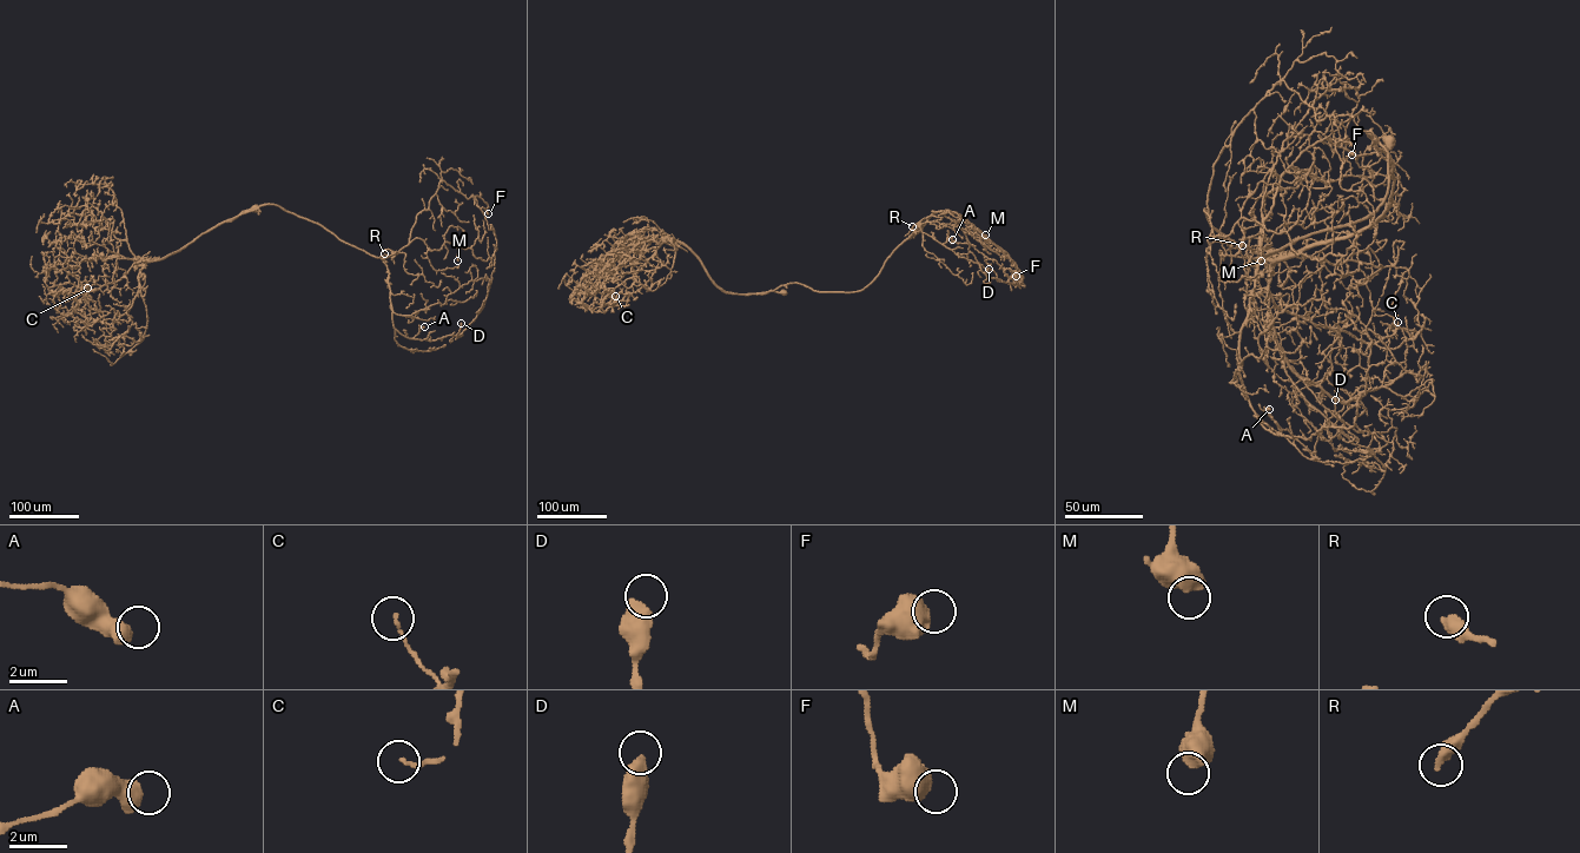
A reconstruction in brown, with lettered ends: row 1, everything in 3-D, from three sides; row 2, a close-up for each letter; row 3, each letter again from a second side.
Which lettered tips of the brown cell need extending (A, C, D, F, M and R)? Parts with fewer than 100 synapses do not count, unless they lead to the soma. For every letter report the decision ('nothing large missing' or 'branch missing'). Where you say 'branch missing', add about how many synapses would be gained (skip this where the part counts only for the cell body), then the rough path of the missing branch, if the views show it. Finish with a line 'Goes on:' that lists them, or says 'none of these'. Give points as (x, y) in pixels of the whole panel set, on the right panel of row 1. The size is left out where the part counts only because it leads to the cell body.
A: nothing large missing
C: nothing large missing
D: nothing large missing
F: nothing large missing
M: nothing large missing
R: nothing large missing
Goes on: none of these

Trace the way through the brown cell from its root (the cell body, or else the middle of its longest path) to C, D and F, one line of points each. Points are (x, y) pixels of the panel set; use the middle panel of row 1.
C: (784, 292), (726, 292), (687, 246), (662, 237), (638, 245), (606, 278), (601, 286), (615, 296)
D: (784, 292), (773, 291), (792, 283), (818, 291), (861, 290), (918, 225), (983, 272), (989, 269)
F: (784, 292), (773, 291), (792, 283), (818, 291), (863, 290), (938, 211), (1016, 276)

